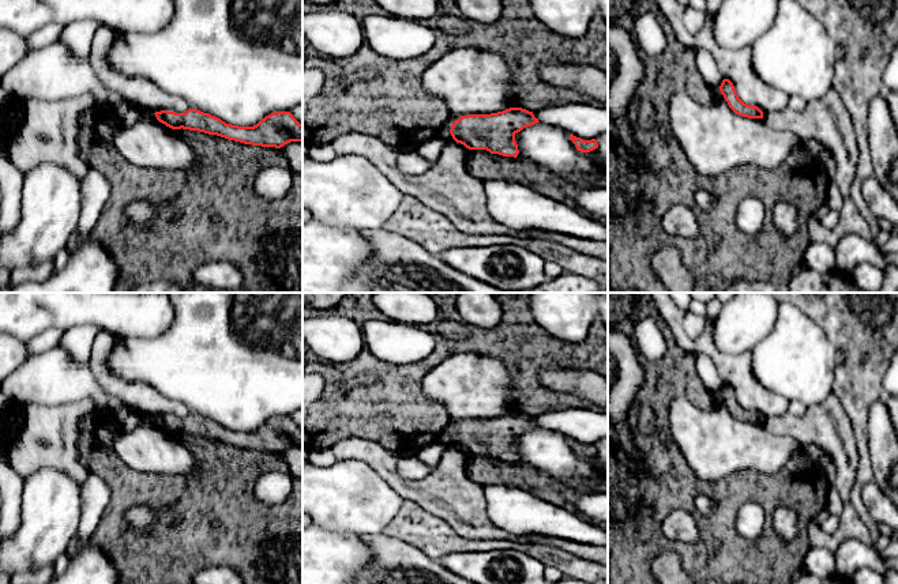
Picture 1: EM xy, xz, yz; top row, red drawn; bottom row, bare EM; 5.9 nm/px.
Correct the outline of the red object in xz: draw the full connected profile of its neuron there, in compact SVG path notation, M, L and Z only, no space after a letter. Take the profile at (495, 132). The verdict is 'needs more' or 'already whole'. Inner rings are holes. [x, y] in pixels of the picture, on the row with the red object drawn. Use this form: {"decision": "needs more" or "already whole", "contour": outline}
{"decision": "already whole", "contour": "M510 108L491 114L467 114L452 123L450 133L456 143L469 150L486 150L491 154L516 158L515 135L540 123L533 112Z"}

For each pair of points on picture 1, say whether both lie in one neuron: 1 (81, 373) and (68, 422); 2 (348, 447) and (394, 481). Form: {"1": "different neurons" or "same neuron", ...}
{"1": "different neurons", "2": "same neuron"}

